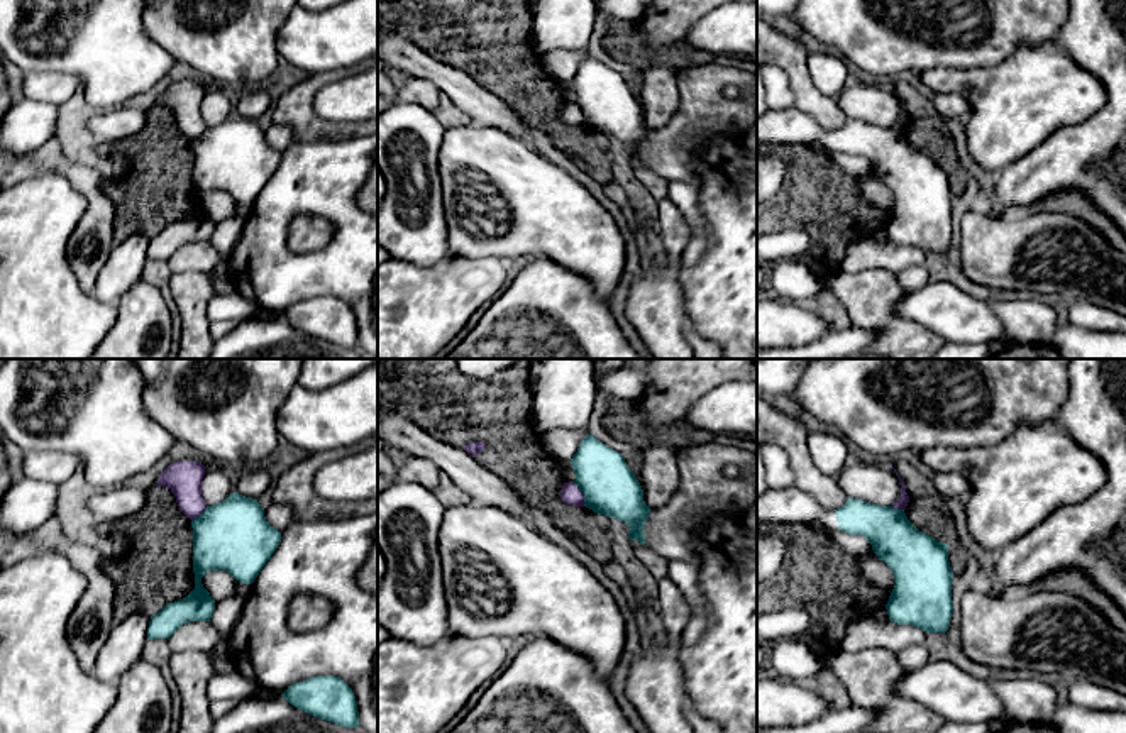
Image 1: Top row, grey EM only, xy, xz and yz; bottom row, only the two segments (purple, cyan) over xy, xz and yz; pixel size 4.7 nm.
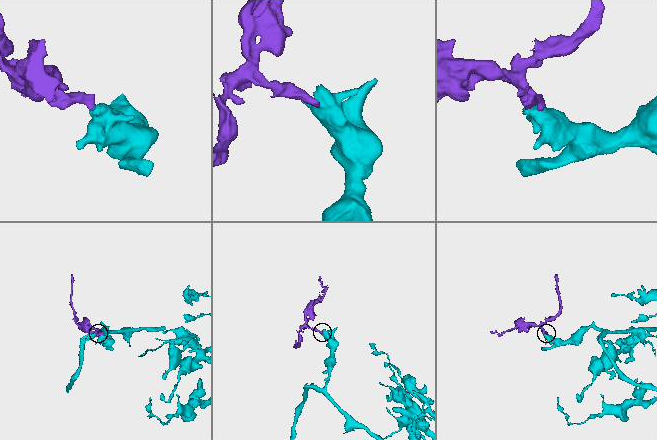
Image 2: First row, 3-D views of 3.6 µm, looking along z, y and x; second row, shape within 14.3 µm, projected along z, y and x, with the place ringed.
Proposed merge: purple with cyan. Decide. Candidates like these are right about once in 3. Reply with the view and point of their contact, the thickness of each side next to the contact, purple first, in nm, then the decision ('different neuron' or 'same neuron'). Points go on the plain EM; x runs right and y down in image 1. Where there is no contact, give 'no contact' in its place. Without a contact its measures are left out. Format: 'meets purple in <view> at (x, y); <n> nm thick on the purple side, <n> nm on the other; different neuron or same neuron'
meets purple in xz at (583, 115); 90 nm thick on the purple side, 260 nm on the other; different neuron

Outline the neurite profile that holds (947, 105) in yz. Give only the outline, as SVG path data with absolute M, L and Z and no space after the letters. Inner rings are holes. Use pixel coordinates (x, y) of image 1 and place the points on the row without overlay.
M933 93L931 102L940 118L967 118L970 113L970 103L960 93Z

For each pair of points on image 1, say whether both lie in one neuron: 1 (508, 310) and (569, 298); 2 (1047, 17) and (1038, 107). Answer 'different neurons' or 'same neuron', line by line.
1: same neuron
2: different neurons

